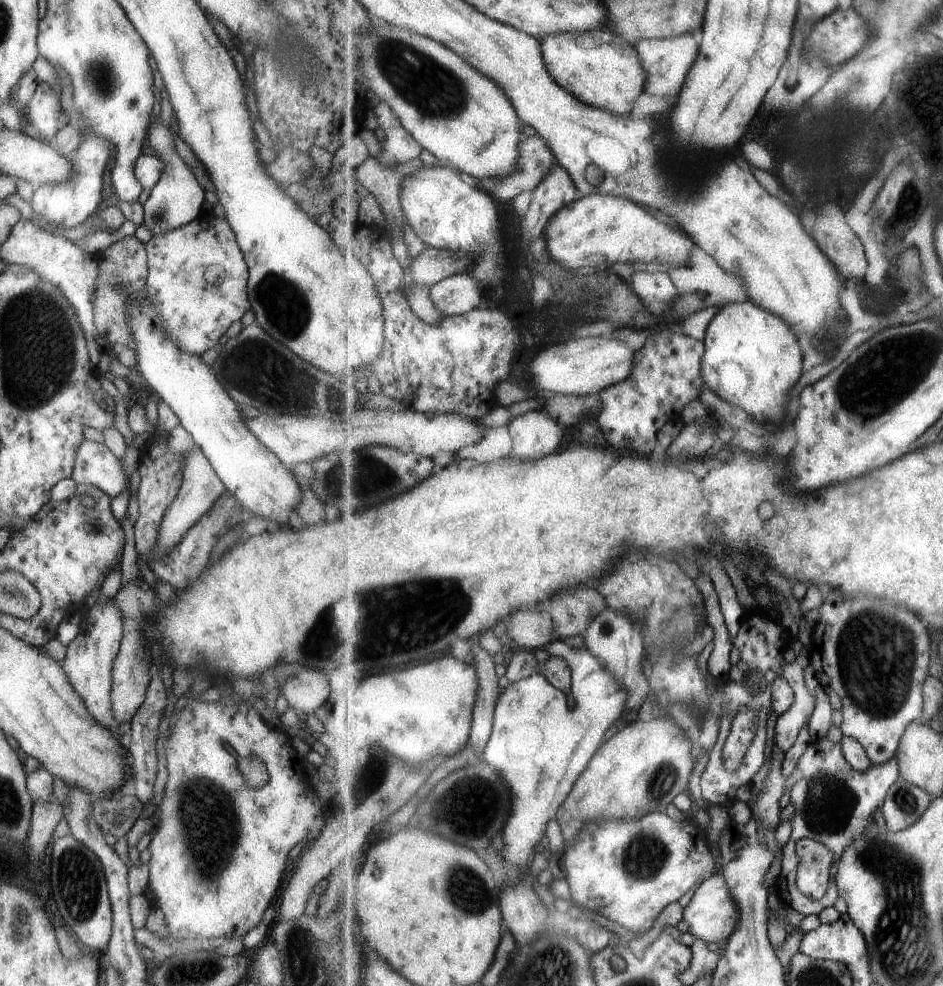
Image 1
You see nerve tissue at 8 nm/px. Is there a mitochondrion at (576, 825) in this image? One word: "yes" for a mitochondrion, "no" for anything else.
no

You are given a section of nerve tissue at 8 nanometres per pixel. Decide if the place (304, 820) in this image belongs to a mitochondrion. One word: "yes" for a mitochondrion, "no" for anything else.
no

